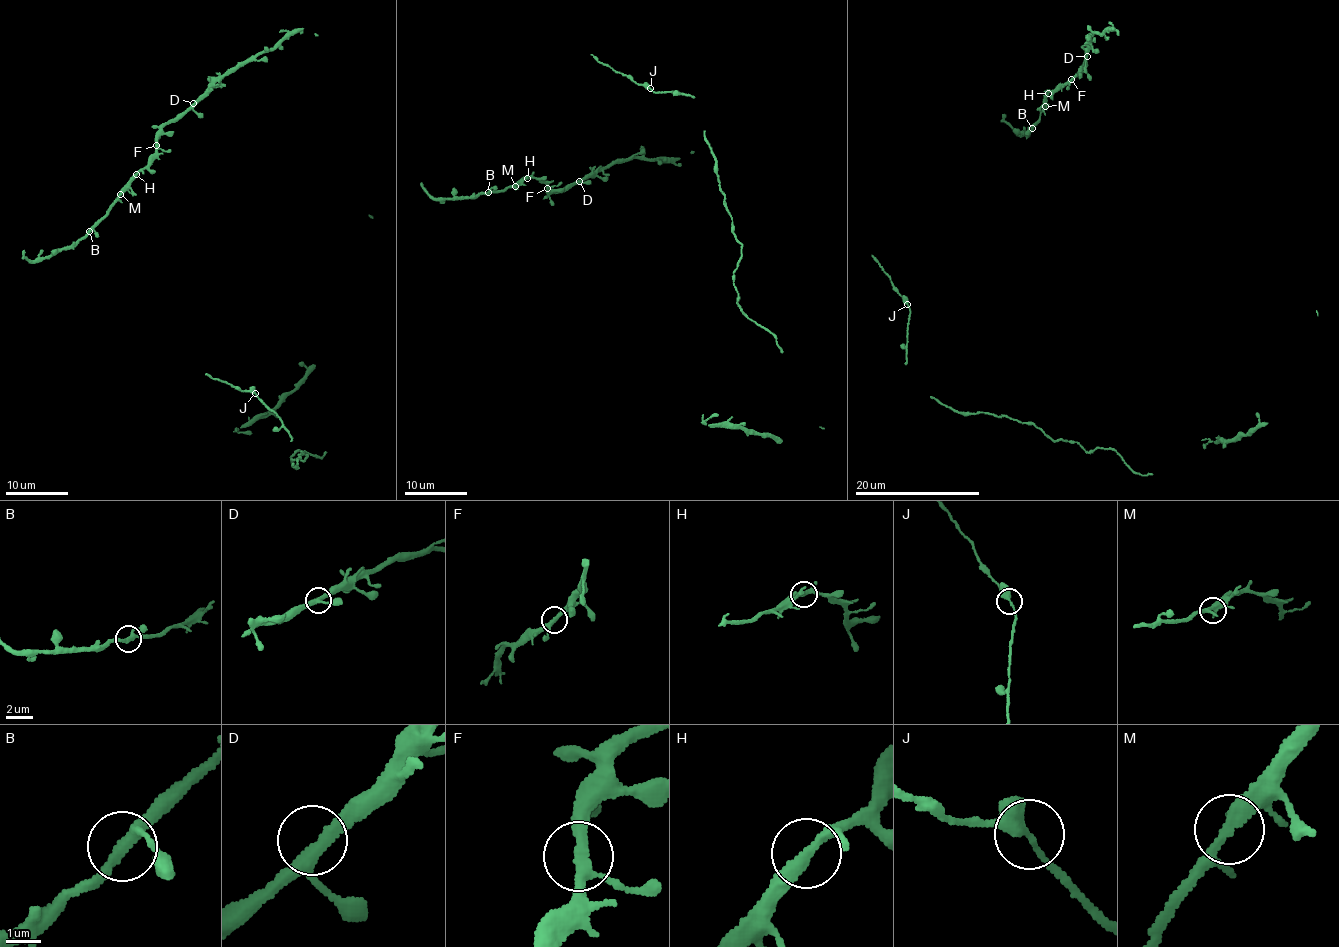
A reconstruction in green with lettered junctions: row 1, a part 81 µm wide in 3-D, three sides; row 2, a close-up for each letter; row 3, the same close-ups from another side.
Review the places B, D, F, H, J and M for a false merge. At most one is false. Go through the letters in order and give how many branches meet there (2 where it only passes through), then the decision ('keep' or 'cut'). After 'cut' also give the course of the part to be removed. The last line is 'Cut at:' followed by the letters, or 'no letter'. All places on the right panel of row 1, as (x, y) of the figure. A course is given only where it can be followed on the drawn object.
B: branches 3; keep
D: branches 3; keep
F: branches 3; keep
H: branches 3; keep
J: branches 3; keep
M: branches 3; keep
Cut at: no letter

